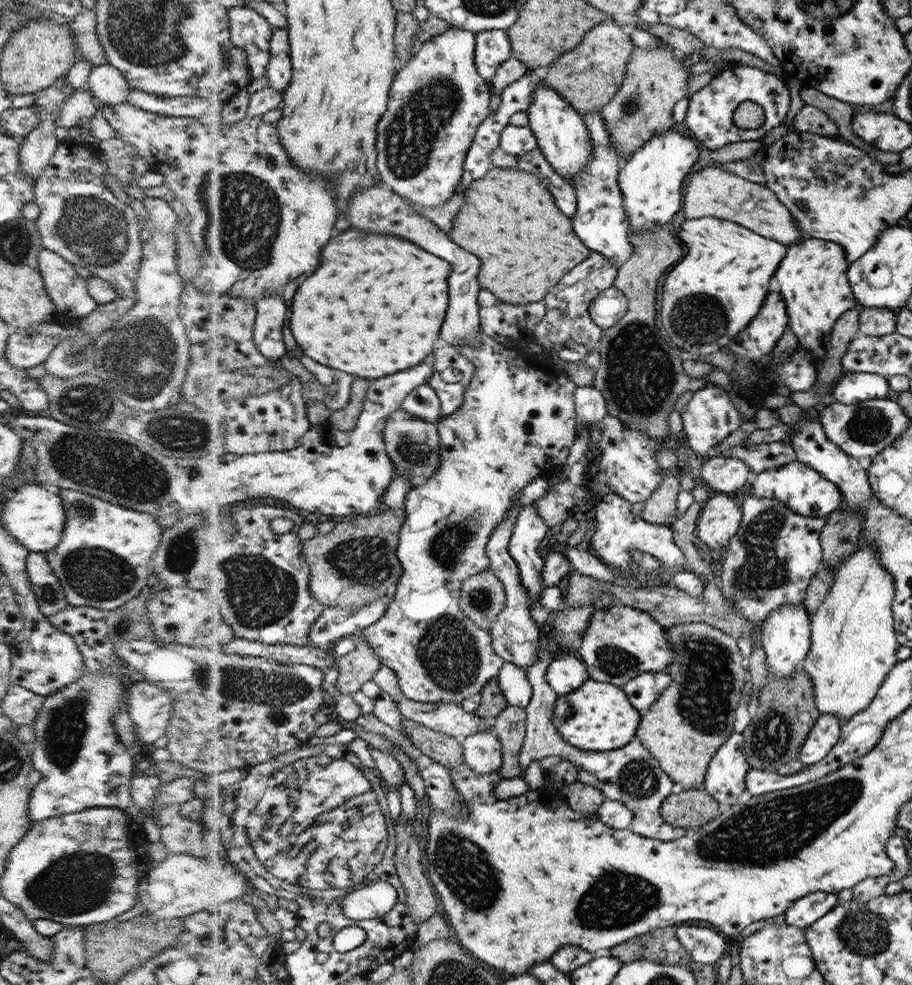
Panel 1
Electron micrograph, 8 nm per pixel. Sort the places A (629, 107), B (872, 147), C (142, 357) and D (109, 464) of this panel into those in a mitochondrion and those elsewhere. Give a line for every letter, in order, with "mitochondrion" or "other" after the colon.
A: mitochondrion
B: other
C: mitochondrion
D: mitochondrion

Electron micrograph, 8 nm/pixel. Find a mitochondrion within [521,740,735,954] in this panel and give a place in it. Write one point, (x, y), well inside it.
(613, 900)

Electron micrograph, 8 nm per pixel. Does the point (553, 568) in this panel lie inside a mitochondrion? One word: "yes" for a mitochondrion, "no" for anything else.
no

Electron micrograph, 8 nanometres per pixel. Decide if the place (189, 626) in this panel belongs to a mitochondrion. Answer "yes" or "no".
no

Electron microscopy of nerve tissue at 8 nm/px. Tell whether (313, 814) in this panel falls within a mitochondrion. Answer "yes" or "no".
yes

